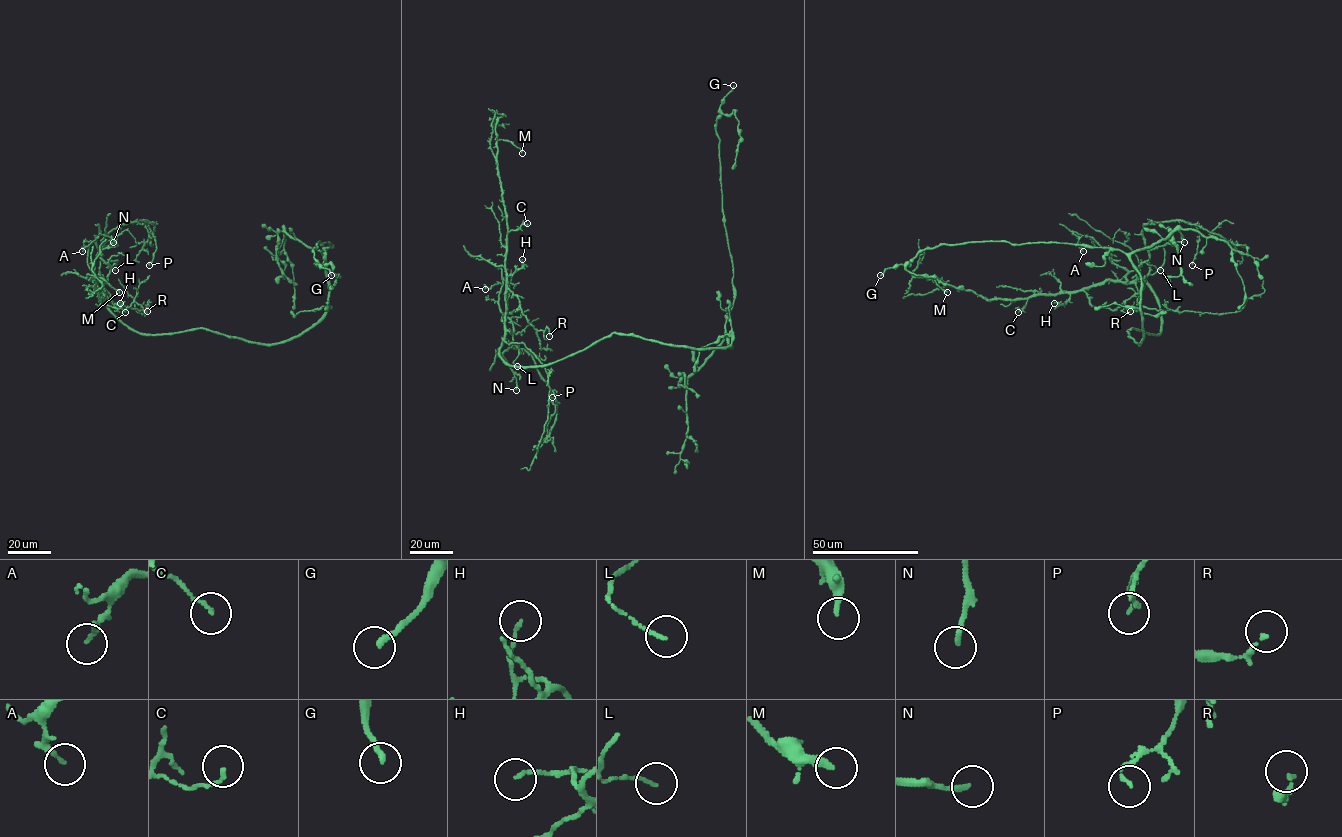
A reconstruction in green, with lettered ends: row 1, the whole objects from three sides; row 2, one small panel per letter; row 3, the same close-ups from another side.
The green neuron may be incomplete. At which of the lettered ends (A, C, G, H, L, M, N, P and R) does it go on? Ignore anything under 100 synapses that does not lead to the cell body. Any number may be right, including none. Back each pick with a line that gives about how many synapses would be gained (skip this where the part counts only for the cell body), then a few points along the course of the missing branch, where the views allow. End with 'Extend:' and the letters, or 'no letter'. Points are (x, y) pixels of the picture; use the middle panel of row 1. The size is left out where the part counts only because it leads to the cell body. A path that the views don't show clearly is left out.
Extend: no letter

